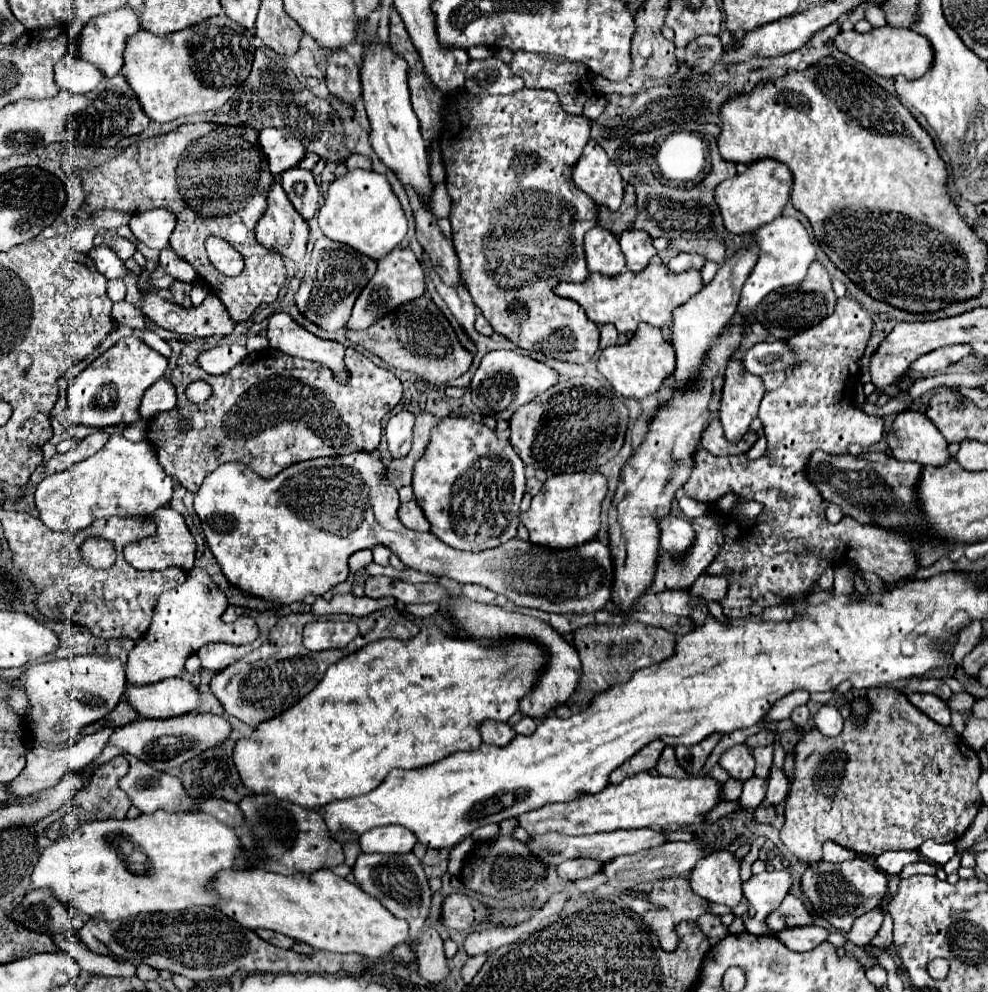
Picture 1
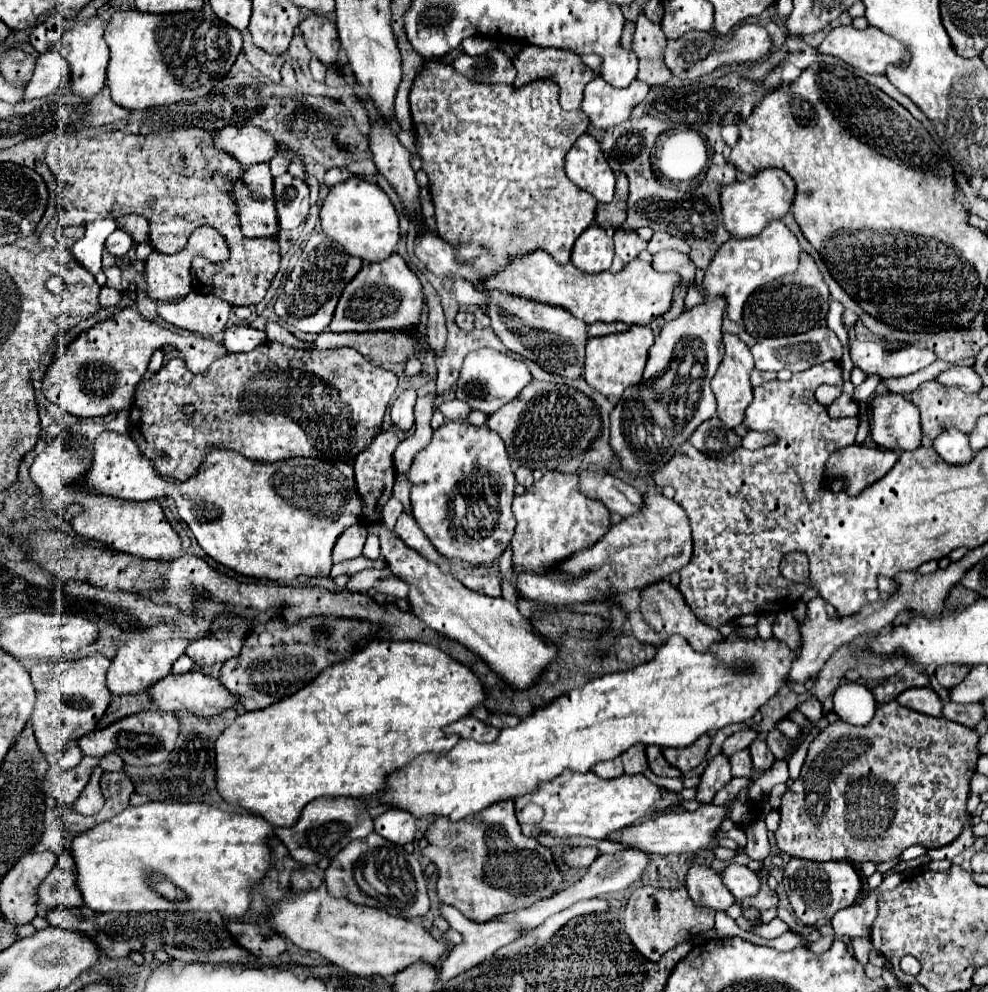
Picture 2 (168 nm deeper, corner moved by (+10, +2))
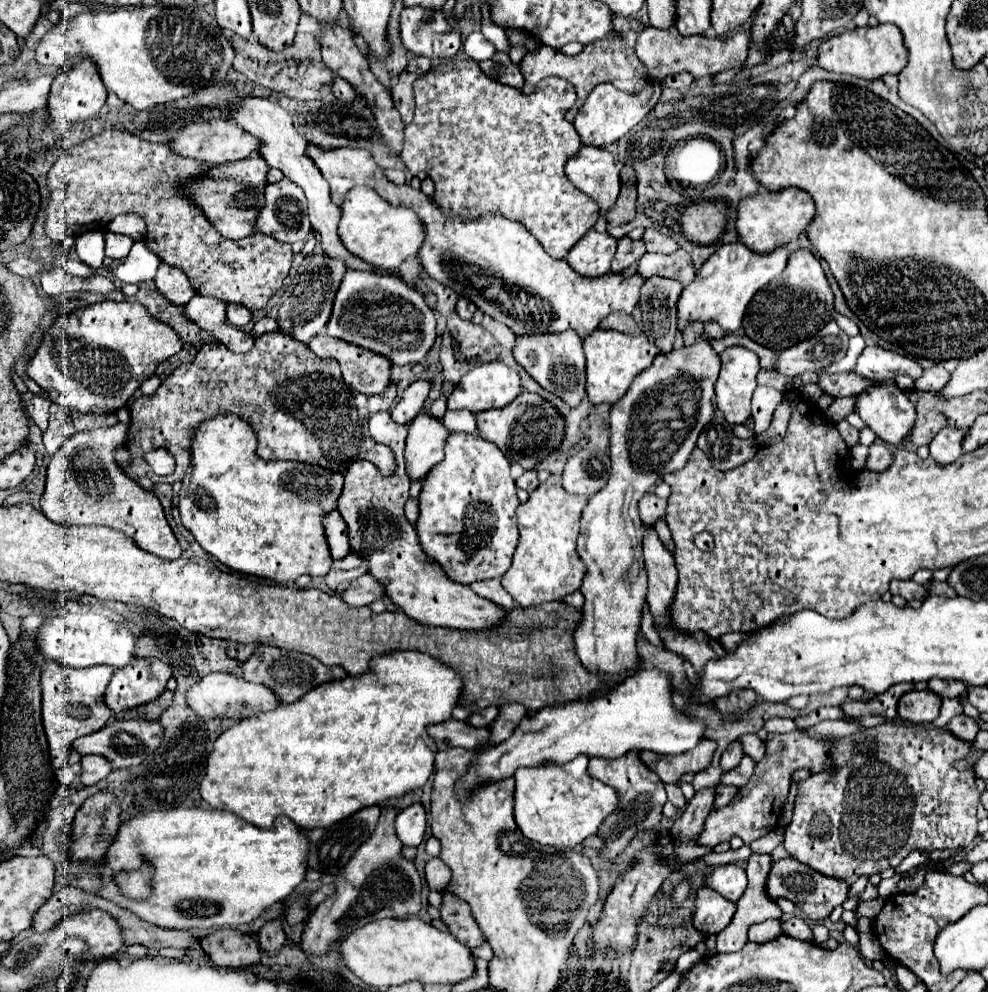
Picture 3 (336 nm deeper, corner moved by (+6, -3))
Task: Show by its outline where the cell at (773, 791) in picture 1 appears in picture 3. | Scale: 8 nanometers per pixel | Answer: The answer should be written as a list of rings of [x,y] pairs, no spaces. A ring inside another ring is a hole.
[[[745,734],[739,738],[741,746],[743,746],[743,754],[751,756],[755,762],[759,762],[765,756],[765,742],[759,740],[757,734]]]

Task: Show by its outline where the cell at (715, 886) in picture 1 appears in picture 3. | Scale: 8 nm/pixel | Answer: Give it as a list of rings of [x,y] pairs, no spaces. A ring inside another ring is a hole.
[[[699,888],[695,894],[695,912],[693,912],[693,926],[703,934],[719,934],[723,928],[729,926],[735,914],[735,904],[721,898],[711,888]]]

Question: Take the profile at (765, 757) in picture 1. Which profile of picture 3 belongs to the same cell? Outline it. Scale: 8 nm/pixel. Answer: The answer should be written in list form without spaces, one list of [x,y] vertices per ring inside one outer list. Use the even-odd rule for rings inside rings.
[[[743,756],[741,764],[737,768],[733,768],[731,772],[725,772],[721,776],[721,784],[727,784],[727,786],[737,786],[737,788],[743,788],[751,774],[753,774],[753,768],[755,768],[755,762],[749,758],[749,756]]]

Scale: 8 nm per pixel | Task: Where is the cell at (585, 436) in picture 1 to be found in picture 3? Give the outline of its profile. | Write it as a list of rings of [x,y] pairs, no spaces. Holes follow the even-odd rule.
[[[521,392],[517,400],[507,404],[505,408],[495,408],[489,412],[479,412],[477,414],[477,436],[493,442],[499,446],[499,450],[513,462],[521,464],[525,470],[531,470],[537,462],[541,462],[557,444],[561,444],[563,436],[563,420],[557,416],[555,408],[541,400],[537,394],[531,392]]]

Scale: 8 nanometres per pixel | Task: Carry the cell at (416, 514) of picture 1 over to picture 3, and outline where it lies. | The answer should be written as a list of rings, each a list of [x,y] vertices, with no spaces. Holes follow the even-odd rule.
[[[421,412],[413,420],[405,448],[406,471],[412,481],[424,477],[437,462],[443,460],[447,436],[449,430],[445,424],[429,412]]]

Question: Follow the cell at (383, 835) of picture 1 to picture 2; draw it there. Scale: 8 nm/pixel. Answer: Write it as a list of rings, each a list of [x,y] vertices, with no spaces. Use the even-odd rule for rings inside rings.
[[[387,809],[373,819],[373,831],[391,843],[405,845],[415,839],[415,819],[409,813]]]

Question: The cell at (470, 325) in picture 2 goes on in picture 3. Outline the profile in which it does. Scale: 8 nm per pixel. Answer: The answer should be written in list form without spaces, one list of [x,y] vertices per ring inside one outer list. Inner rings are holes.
[[[459,298],[457,300],[457,314],[463,318],[463,320],[471,320],[471,316],[475,314],[477,306],[473,306],[467,298]]]

